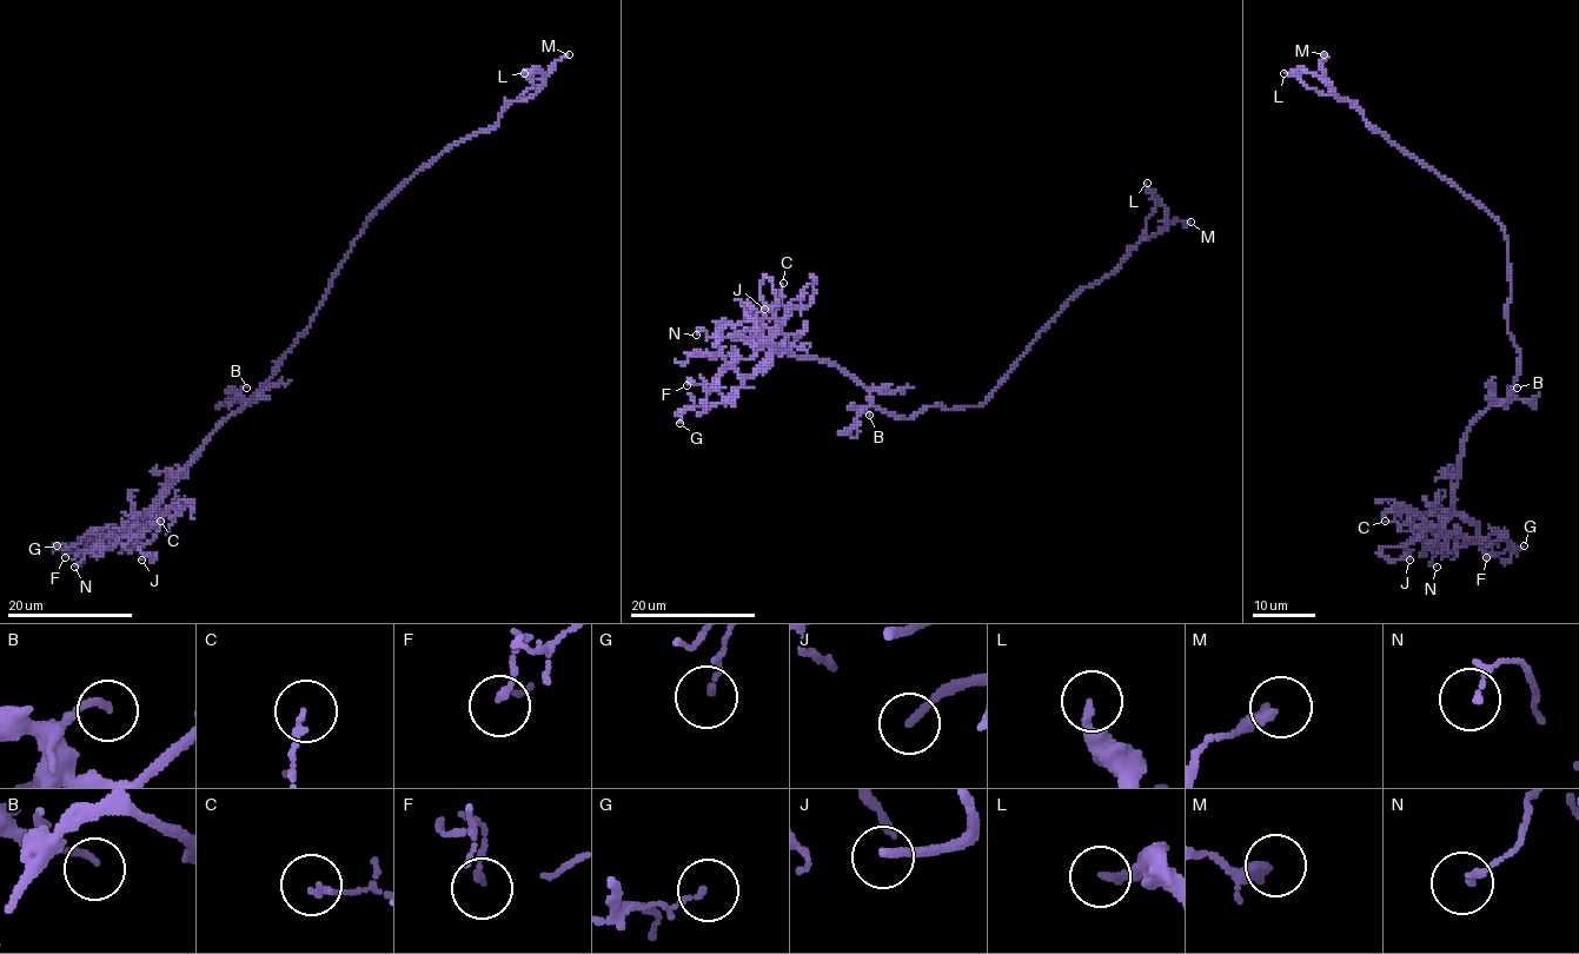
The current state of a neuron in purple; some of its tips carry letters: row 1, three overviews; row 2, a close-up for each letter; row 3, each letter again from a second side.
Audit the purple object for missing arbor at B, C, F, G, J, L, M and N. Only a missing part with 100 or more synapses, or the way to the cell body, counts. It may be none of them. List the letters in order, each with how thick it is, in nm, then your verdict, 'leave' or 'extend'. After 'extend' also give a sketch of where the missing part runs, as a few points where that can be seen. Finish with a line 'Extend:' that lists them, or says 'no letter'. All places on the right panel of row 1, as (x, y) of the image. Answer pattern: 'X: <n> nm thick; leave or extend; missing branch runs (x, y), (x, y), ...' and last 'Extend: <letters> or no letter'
B: 150 nm thick; leave
C: 120 nm thick; leave
F: 160 nm thick; leave
G: 120 nm thick; leave
J: 190 nm thick; extend; missing branch runs (1410, 560), (1427, 600), (1406, 618), (1405, 615)
L: 200 nm thick; leave
M: 180 nm thick; leave
N: 130 nm thick; leave
Extend: J

